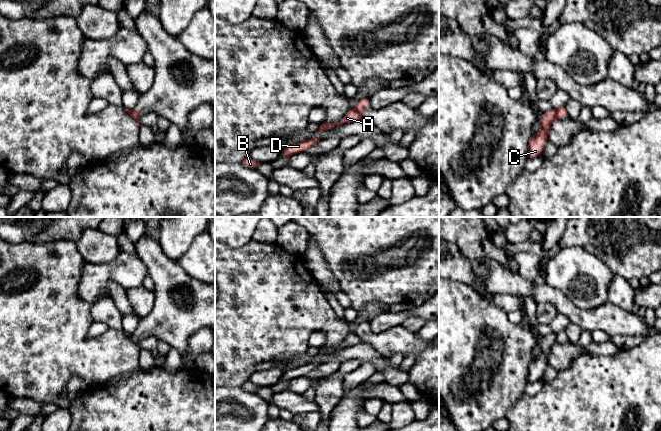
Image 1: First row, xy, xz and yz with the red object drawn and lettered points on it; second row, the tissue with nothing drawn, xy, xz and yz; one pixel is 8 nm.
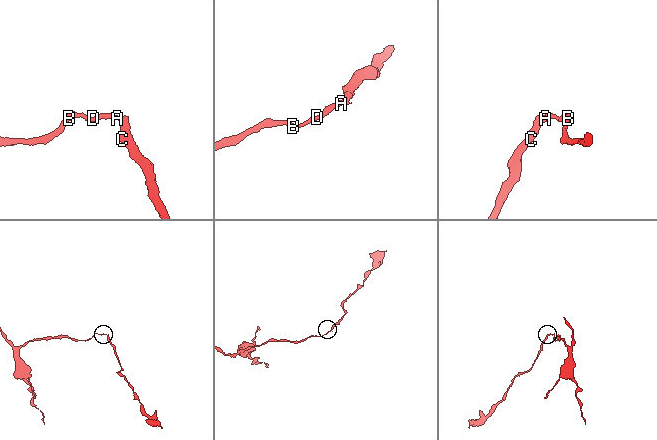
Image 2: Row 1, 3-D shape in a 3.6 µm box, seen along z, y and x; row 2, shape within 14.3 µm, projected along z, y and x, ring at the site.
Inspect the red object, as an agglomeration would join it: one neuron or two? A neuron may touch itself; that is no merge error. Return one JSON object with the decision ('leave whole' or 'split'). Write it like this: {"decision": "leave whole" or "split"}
{"decision": "split"}

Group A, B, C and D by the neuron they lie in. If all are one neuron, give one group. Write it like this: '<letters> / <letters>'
A B D / C

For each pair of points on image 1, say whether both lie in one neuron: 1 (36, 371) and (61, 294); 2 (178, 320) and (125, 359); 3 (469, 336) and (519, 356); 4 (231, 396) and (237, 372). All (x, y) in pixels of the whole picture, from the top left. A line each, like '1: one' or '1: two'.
1: one
2: two
3: one
4: two

